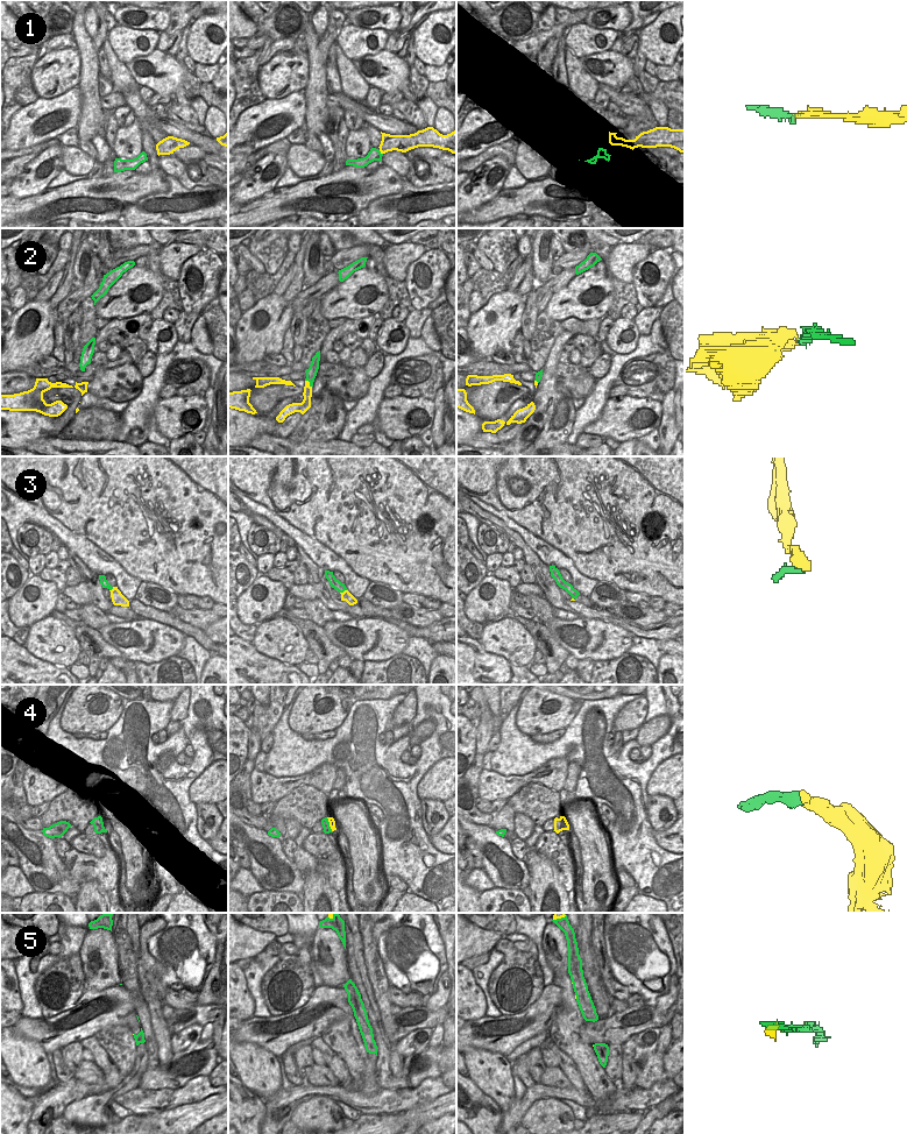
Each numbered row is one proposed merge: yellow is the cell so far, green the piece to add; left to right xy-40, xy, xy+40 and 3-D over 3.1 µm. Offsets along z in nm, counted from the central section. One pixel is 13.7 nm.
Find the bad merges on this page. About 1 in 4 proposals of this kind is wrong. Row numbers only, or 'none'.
2, 5

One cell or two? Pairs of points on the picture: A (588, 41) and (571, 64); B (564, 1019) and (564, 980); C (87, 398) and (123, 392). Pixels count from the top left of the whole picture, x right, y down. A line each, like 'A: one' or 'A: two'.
A: two
B: one
C: two

